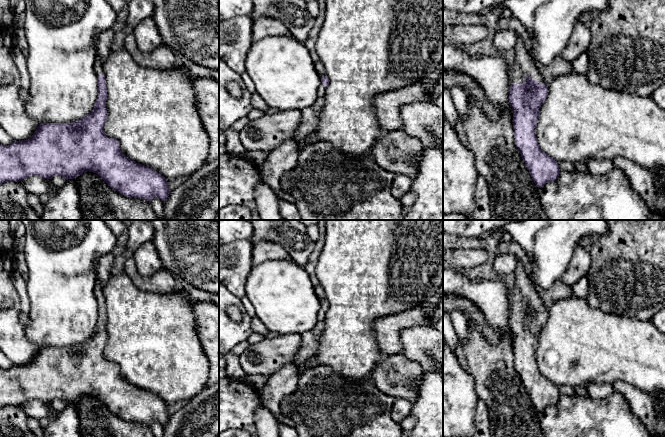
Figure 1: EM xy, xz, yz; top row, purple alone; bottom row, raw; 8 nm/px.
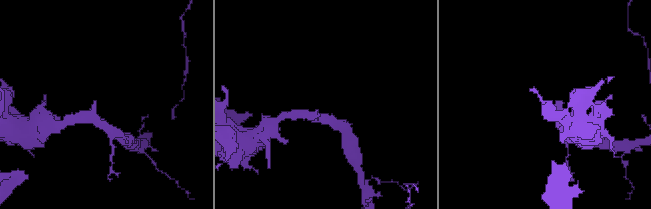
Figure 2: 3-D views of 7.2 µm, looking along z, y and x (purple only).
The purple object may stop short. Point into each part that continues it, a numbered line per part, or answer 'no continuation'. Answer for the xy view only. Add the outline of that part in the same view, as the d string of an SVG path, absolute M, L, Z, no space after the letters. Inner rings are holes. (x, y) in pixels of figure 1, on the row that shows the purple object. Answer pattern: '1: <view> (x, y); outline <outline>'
1: xy (98, 65); outline M99 55L96 57L96 60L94 63L94 73L96 75L96 78L98 78L101 74L104 74L103 63Z

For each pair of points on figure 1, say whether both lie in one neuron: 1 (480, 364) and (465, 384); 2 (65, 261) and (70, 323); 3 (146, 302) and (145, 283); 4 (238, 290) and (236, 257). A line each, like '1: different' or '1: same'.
1: different
2: same
3: different
4: same

